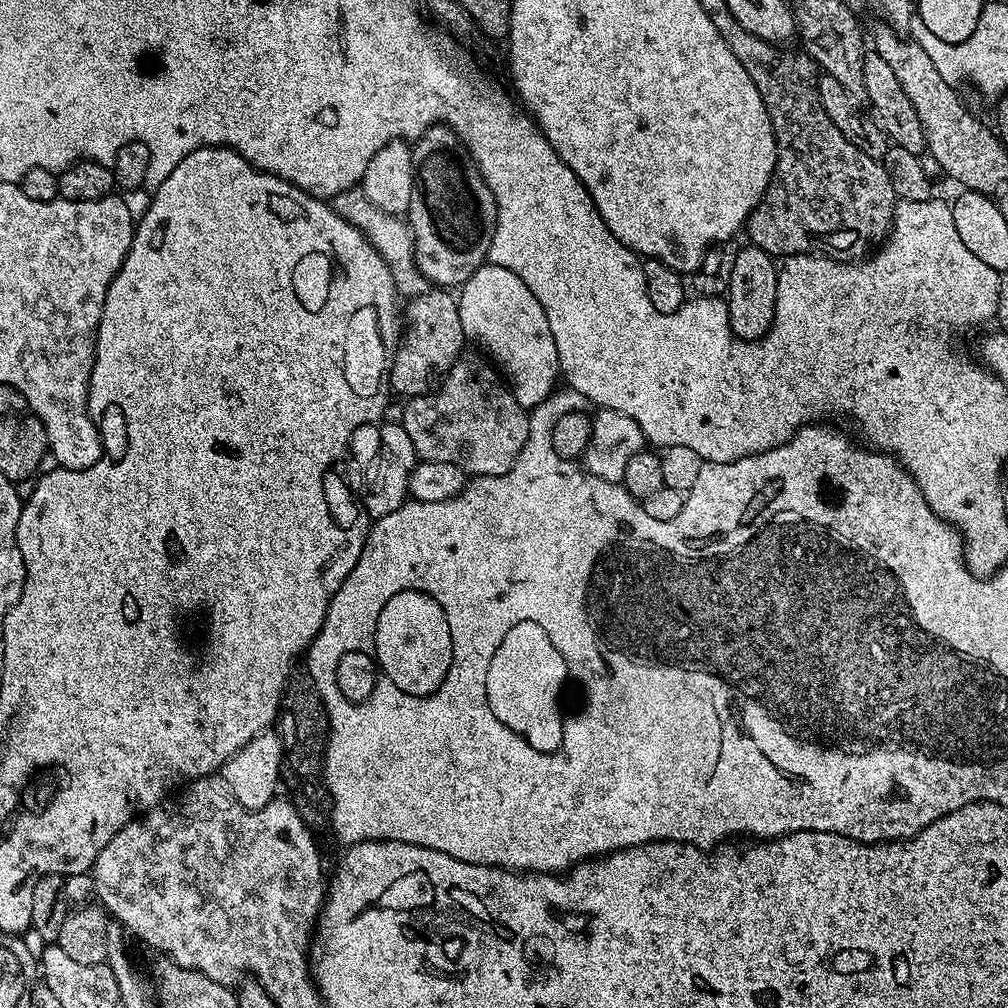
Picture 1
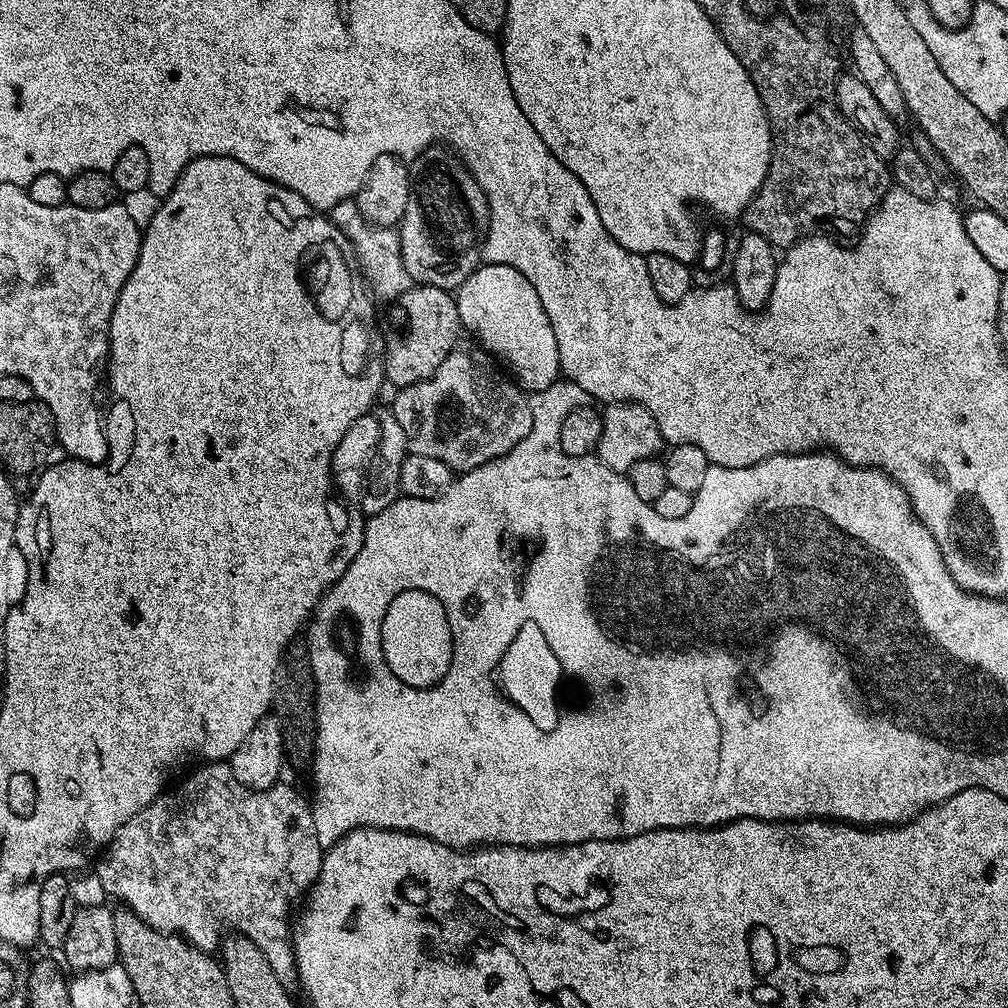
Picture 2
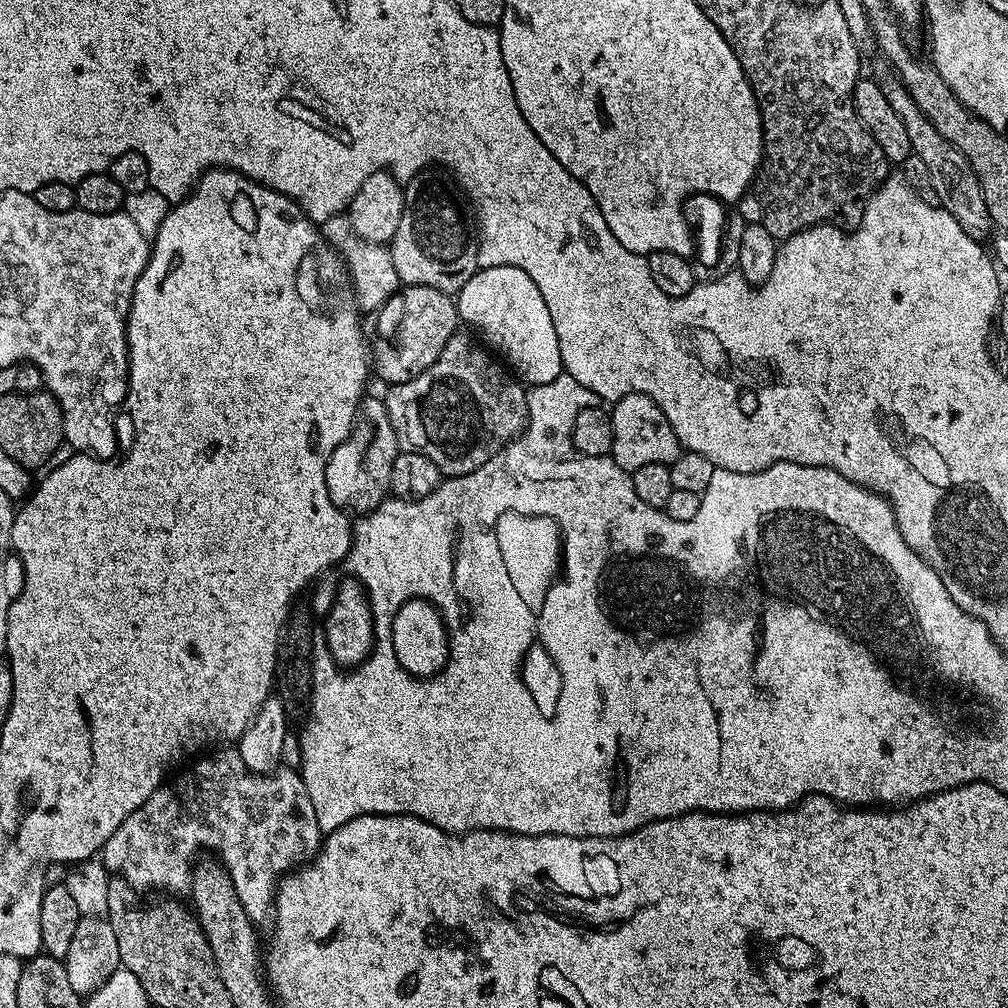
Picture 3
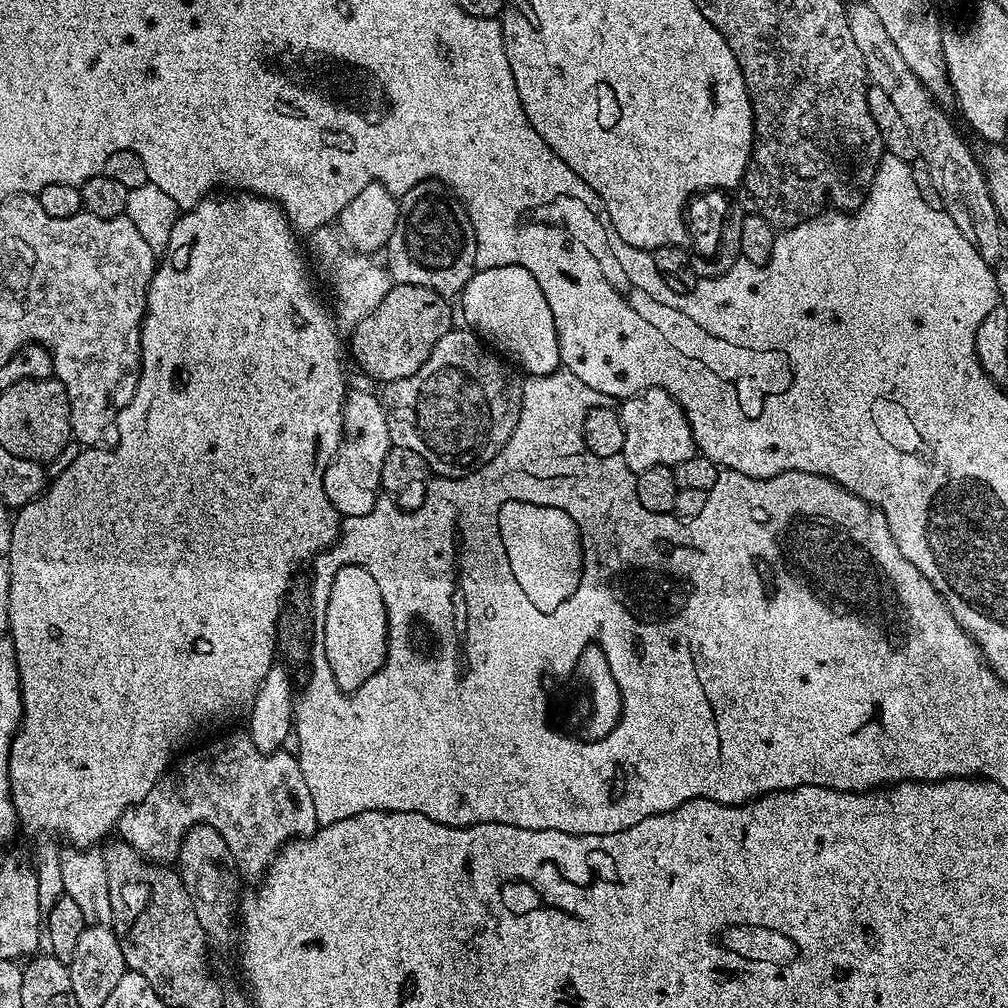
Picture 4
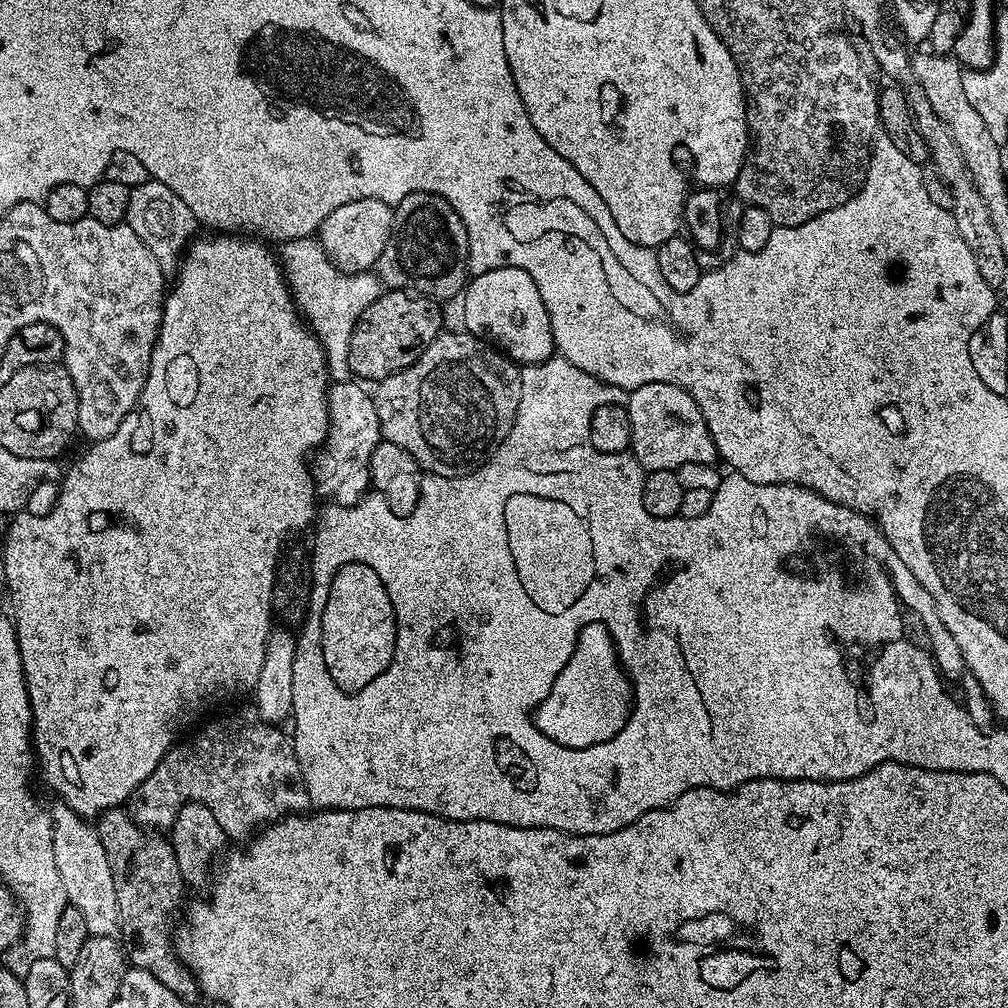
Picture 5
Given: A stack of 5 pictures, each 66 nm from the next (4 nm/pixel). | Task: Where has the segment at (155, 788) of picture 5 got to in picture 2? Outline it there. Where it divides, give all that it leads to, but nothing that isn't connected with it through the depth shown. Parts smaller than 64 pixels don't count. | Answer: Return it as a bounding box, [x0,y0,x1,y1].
[94,762,324,985]

